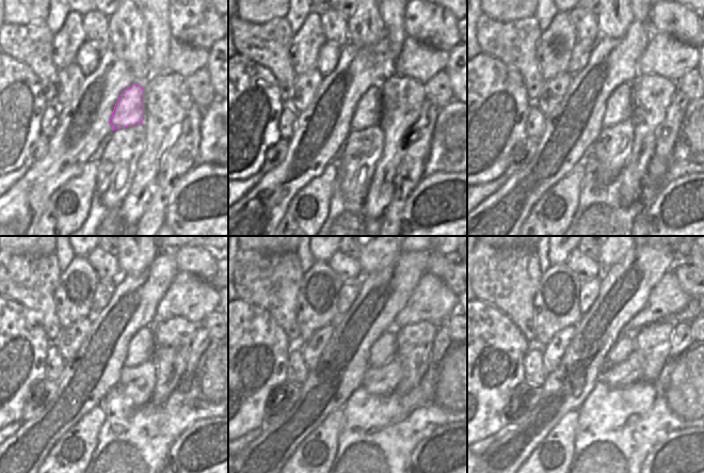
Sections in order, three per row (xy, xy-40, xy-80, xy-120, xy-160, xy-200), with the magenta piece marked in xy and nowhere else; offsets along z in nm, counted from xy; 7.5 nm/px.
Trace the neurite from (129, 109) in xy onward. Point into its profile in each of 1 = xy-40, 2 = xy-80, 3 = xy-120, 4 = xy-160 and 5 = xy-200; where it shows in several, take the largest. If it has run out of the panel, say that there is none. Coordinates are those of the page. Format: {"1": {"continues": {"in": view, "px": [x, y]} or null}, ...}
{"1": {"continues": {"in": "xy-40", "px": [367, 113]}}, "2": {"continues": {"in": "xy-80", "px": [619, 106]}}, "3": {"continues": {"in": "xy-120", "px": [140, 349]}}, "4": {"continues": {"in": "xy-160", "px": [384, 348]}}, "5": {"continues": {"in": "xy-200", "px": [625, 344]}}}

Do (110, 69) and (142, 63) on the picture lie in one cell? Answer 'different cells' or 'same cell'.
different cells

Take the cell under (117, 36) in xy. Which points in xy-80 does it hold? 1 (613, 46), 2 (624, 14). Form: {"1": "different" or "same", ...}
{"1": "different", "2": "same"}

